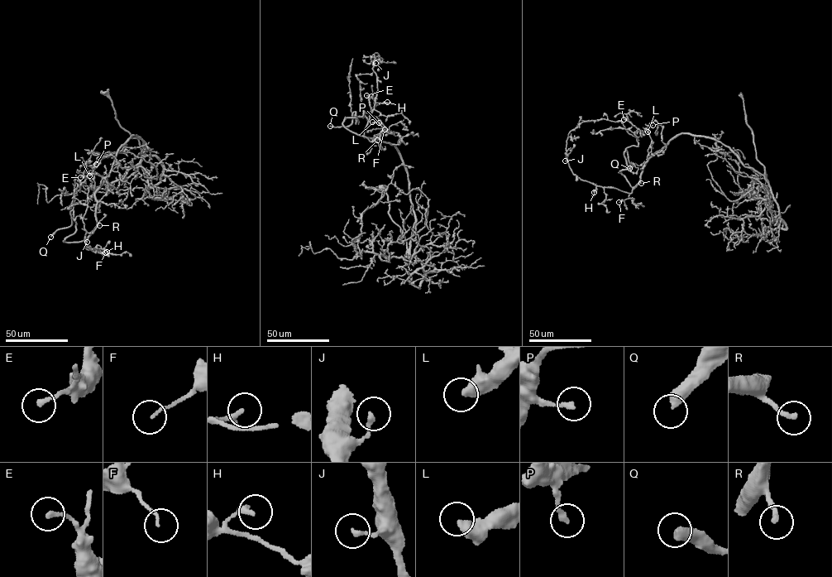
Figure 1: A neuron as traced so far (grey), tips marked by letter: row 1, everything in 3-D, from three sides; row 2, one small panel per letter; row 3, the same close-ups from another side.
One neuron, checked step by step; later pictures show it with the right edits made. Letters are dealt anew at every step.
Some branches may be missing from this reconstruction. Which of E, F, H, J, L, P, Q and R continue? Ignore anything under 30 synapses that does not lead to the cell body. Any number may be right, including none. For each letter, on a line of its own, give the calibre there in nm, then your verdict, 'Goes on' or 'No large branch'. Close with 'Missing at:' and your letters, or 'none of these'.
E: Thickness 200 nm. No large branch
F: Thickness 110 nm. No large branch
H: Thickness 240 nm. No large branch
J: Thickness 190 nm. No large branch
L: Thickness 500 nm. No large branch
P: Thickness 200 nm. No large branch
Q: Thickness 440 nm. Goes on
R: Thickness 220 nm. Goes on
Missing at: Q, R

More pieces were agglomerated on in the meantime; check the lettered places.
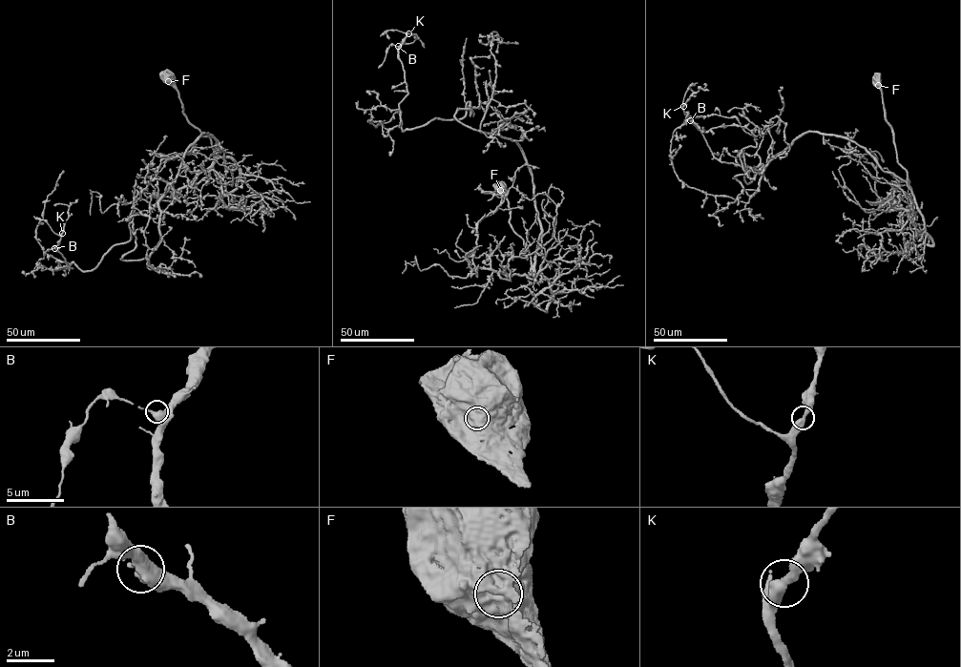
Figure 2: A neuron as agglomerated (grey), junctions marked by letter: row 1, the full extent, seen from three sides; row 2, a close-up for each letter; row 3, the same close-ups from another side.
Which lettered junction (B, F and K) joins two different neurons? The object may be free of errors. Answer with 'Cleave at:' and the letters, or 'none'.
Cleave at: none

